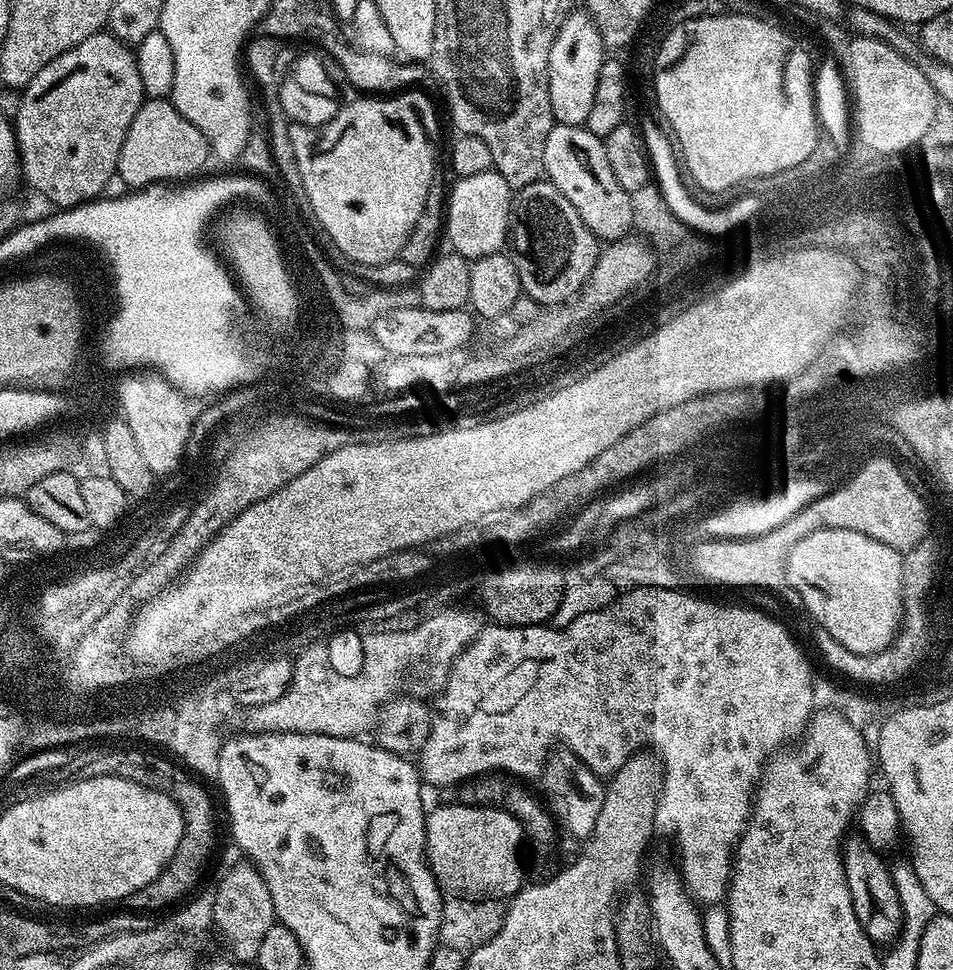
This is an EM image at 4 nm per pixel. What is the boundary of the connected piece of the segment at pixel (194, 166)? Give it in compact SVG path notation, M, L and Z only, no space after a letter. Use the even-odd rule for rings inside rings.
M145 99L143 106L134 114L130 130L122 142L120 157L116 163L118 180L132 190L150 188L161 182L184 182L195 177L196 172L210 160L208 140L191 124L174 105L171 99Z

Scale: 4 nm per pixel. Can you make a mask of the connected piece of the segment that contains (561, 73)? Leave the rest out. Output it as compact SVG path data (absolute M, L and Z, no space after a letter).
M571 12L565 15L554 46L550 46L548 89L553 121L584 126L588 122L590 106L594 106L594 89L598 87L598 74L606 62L606 47L598 26L588 12Z

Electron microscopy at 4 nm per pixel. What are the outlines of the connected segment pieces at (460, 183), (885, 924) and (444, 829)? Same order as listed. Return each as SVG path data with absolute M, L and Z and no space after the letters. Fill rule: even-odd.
M495 170L462 176L455 183L448 196L448 240L453 244L451 247L469 262L501 251L510 236L513 188Z
M849 835L842 844L844 873L850 886L850 898L854 902L854 914L872 943L877 946L891 945L900 935L903 926L903 910L899 904L898 891L894 888L891 867L884 865L883 855L878 854L869 840L863 835Z
M459 802L444 804L427 813L424 821L424 846L428 854L428 867L432 869L440 891L459 896L462 900L477 899L478 894L514 894L520 882L516 876L516 843L525 839L525 831L519 820L515 820L500 806L468 807Z

